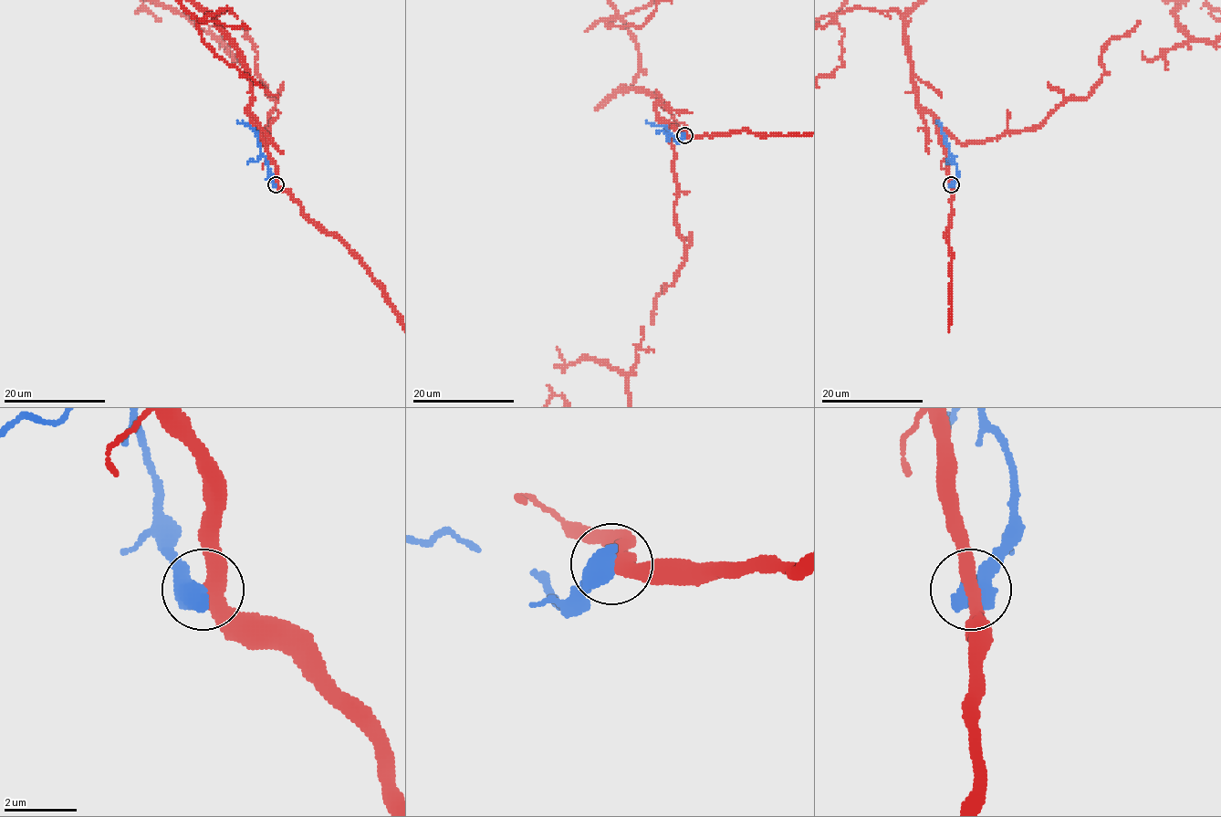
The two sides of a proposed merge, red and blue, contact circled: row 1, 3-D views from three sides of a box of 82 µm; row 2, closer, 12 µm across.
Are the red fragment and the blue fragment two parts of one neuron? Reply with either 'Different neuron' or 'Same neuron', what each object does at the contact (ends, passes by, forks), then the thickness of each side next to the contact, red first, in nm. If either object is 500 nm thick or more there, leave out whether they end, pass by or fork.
Different neuron. Thickness 400 nm (red) against 650 nm

